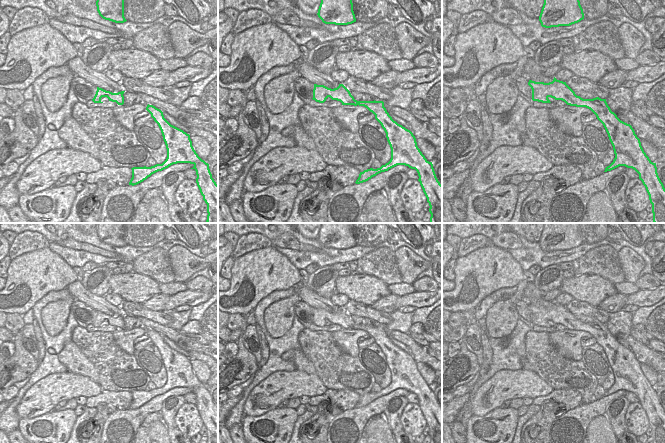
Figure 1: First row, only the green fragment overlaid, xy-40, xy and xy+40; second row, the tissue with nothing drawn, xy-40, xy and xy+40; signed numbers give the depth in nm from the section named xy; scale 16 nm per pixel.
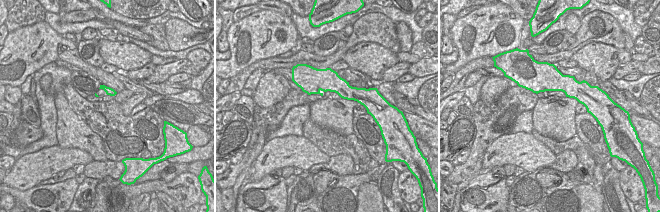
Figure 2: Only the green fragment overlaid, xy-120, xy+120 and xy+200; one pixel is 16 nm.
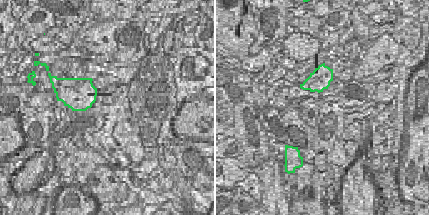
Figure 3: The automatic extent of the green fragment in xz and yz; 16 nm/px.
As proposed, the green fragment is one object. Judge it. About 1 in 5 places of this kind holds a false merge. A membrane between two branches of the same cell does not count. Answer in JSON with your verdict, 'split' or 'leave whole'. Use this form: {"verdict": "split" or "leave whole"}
{"verdict": "leave whole"}

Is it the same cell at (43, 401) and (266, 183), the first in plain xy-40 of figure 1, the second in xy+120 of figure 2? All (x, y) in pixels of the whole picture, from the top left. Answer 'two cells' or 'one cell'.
two cells

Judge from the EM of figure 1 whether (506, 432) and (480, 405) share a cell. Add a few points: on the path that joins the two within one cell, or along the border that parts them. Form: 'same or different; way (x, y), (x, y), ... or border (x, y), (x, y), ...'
different; border (499, 406), (482, 416), (473, 415)

